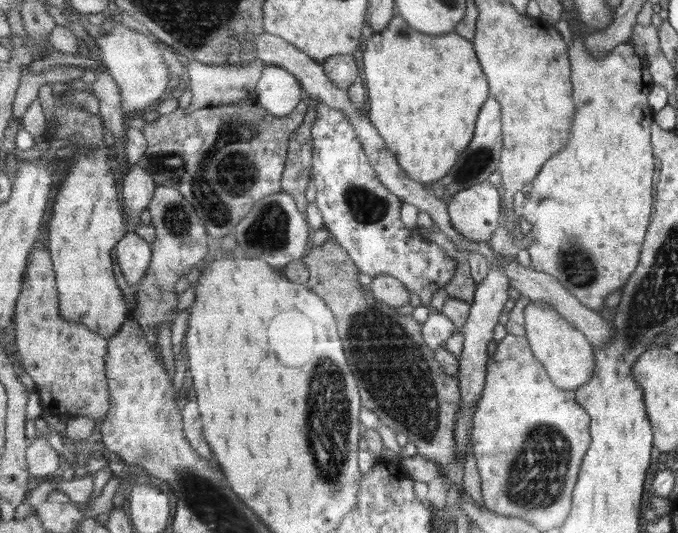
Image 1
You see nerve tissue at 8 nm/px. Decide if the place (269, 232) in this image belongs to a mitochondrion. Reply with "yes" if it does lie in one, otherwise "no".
yes

